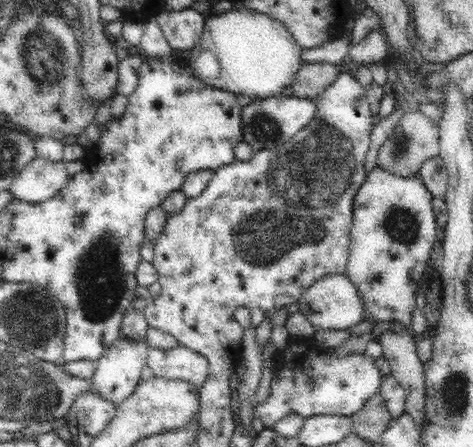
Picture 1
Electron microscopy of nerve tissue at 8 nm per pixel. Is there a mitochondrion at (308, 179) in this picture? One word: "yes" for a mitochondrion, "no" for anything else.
yes

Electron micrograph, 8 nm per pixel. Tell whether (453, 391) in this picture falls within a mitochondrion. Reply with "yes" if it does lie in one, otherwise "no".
yes

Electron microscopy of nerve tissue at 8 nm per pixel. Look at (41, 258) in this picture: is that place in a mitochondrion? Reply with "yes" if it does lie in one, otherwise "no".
no

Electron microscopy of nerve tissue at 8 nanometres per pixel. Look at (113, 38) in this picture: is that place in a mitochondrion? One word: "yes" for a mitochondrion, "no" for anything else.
no

